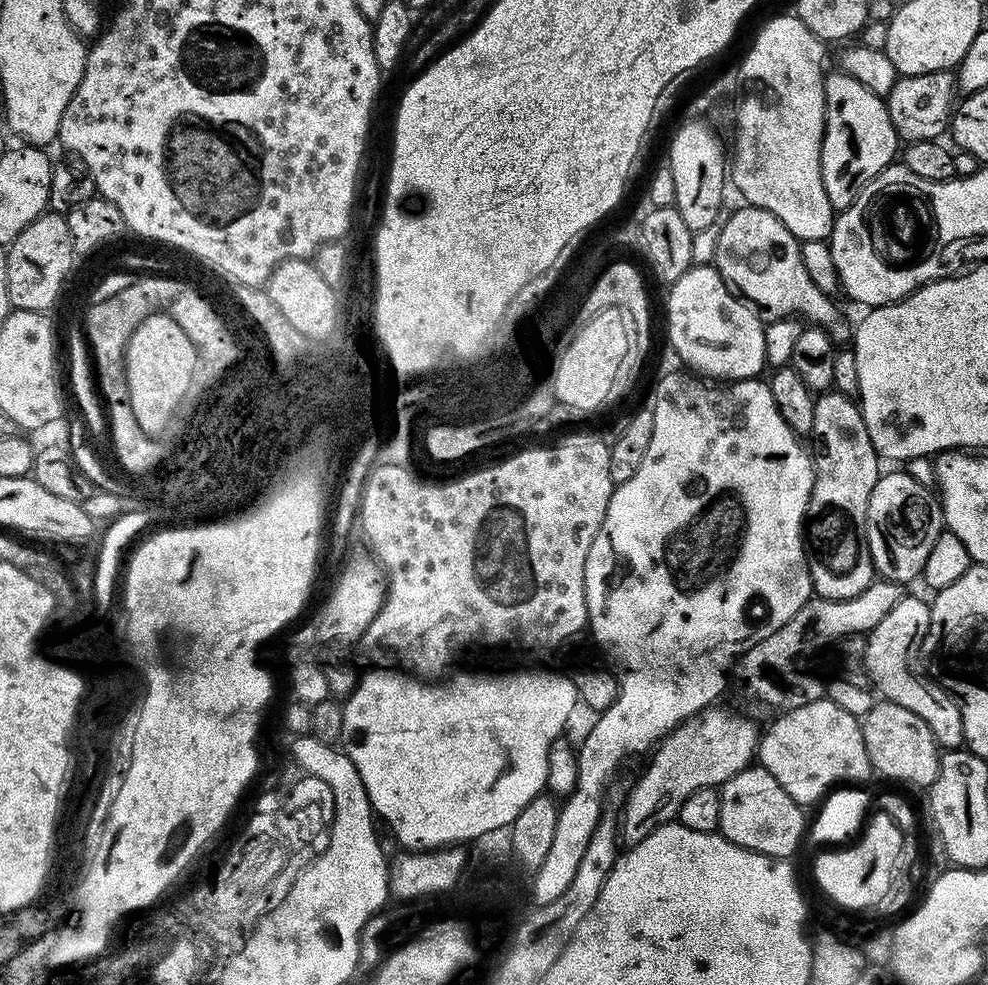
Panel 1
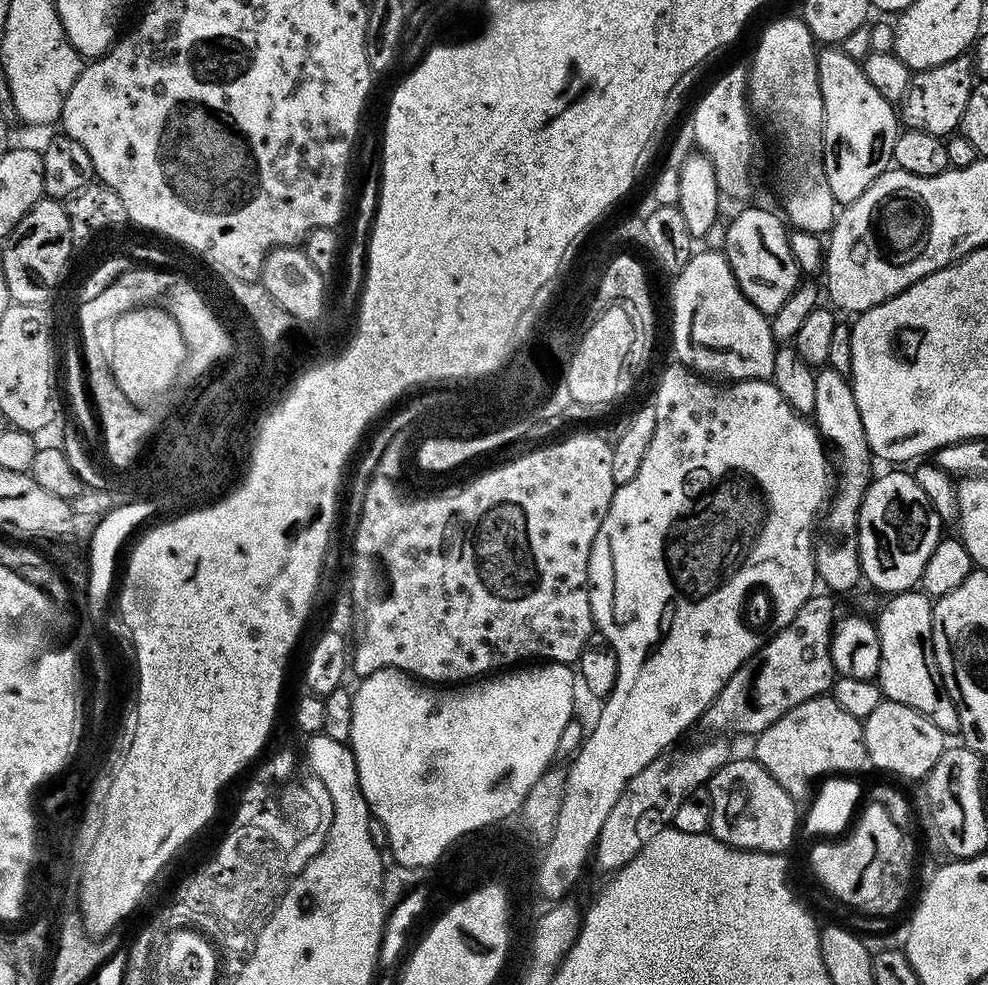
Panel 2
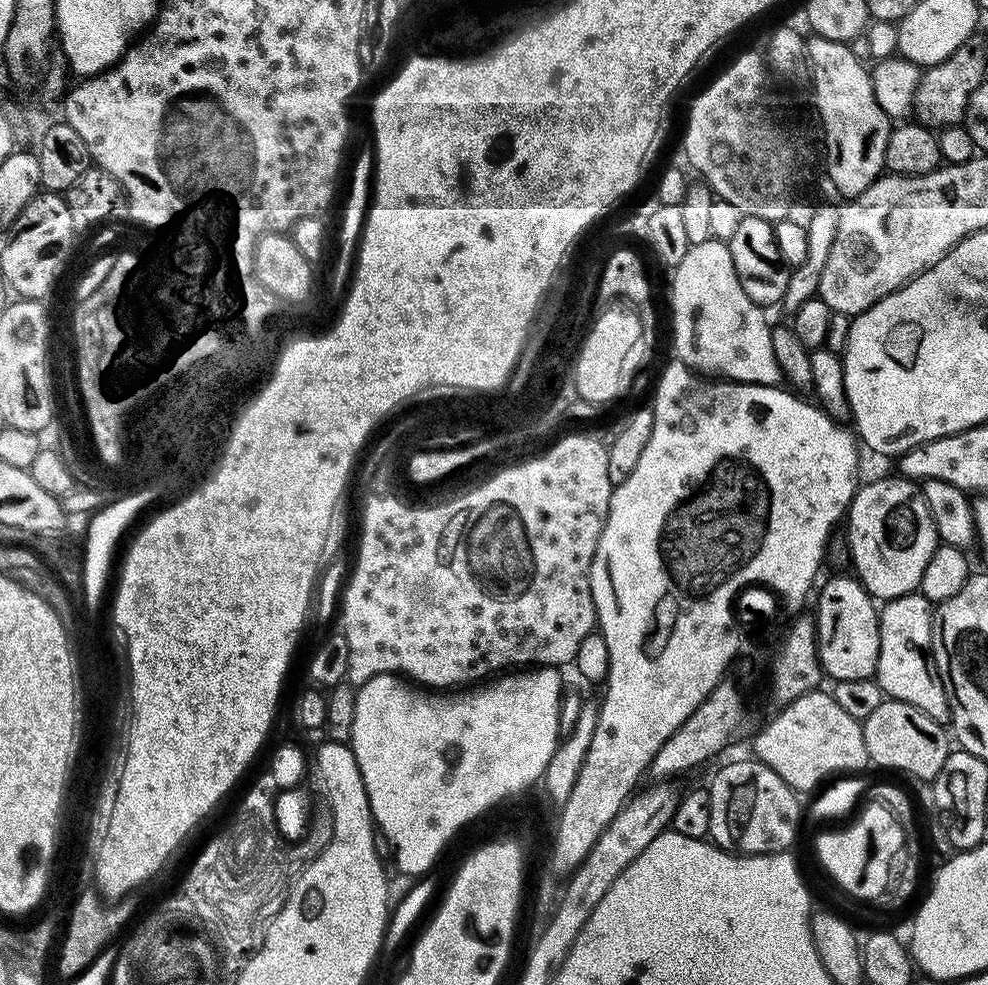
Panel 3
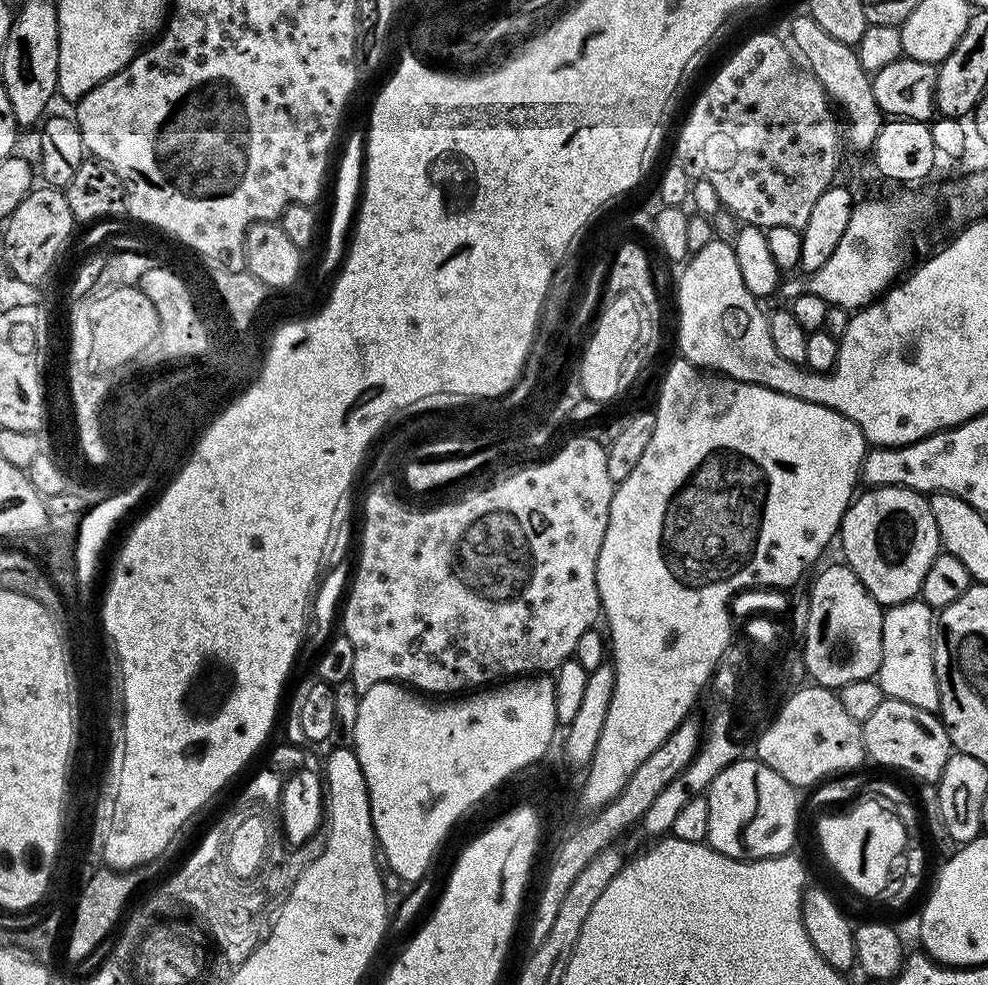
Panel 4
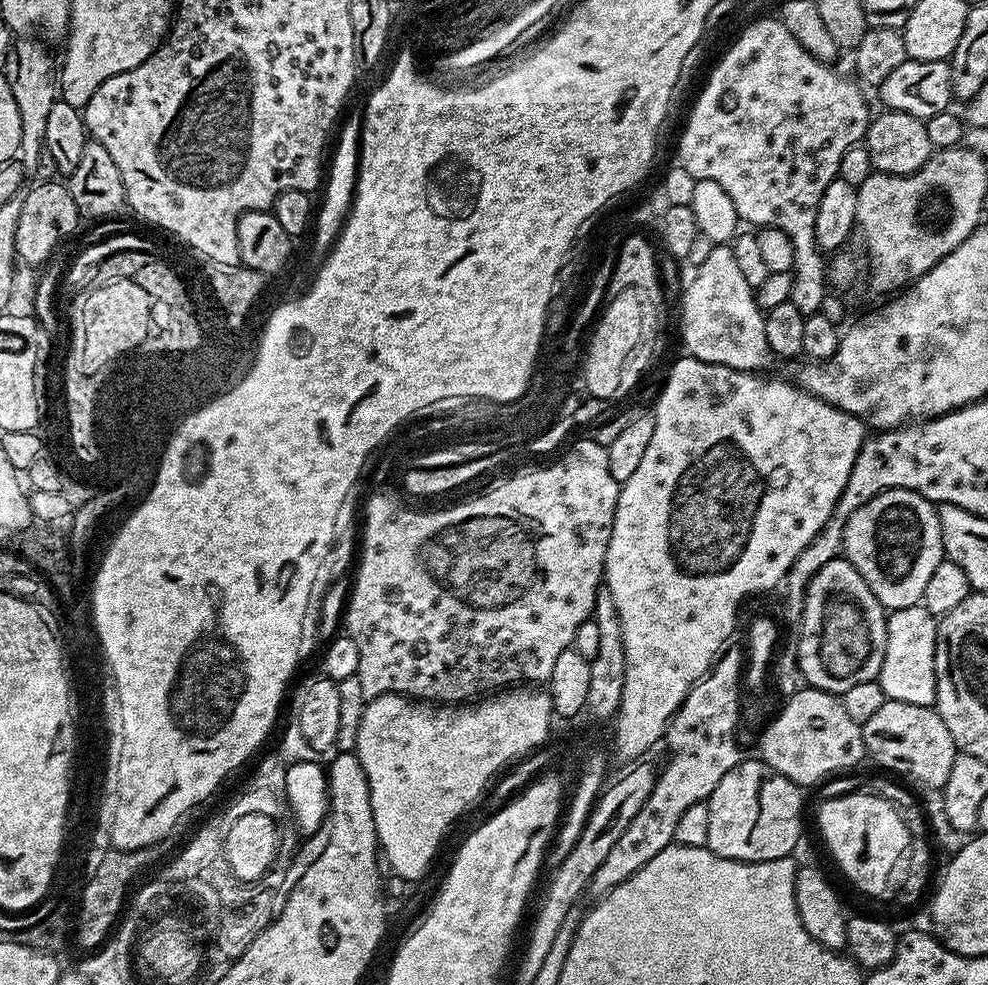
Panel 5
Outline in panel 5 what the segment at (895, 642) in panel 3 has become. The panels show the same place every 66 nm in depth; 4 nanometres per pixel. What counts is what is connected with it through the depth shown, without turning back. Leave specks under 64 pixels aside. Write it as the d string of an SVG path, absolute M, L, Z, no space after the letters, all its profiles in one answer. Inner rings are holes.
M920 604L898 608L887 613L886 654L878 677L885 697L898 702L910 702L914 706L933 707L936 702L936 625L937 617L931 616Z

